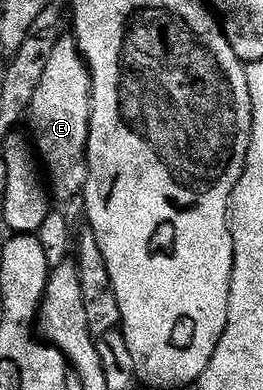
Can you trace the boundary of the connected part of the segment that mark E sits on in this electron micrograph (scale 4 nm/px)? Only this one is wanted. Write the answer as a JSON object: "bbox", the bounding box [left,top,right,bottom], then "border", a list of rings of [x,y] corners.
{"bbox":[27,36,93,204],"border":[[[62,36],[47,60],[47,72],[35,88],[35,96],[29,105],[27,126],[33,129],[31,141],[39,155],[40,165],[47,176],[47,186],[52,197],[64,204],[82,197],[87,184],[87,140],[91,120],[91,100],[93,81],[89,66],[79,52],[77,40],[72,36]]]}

